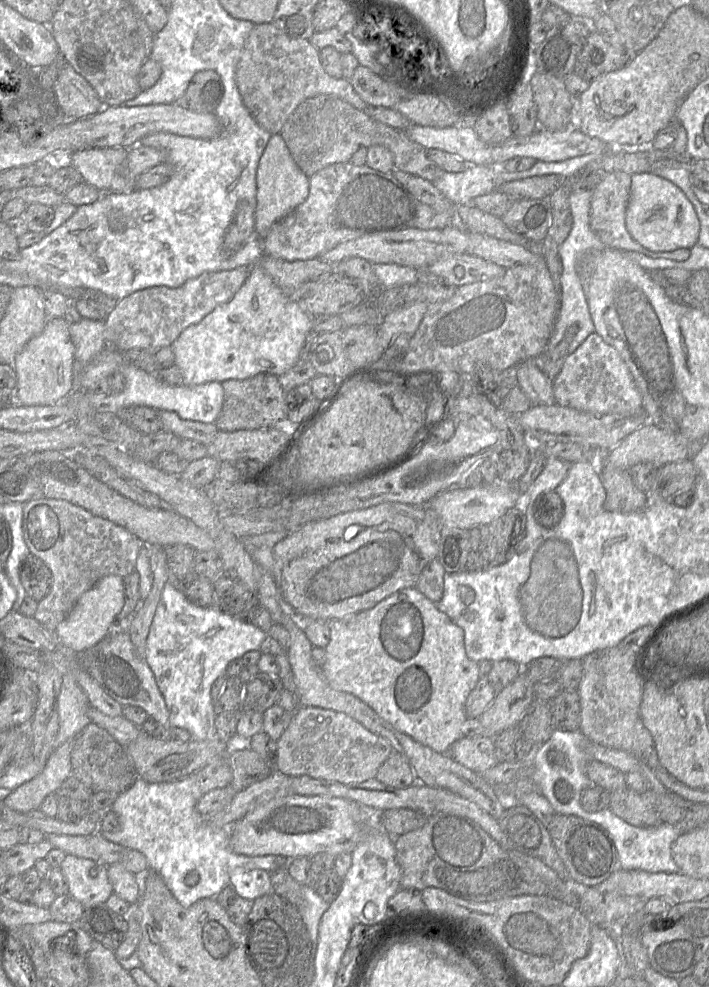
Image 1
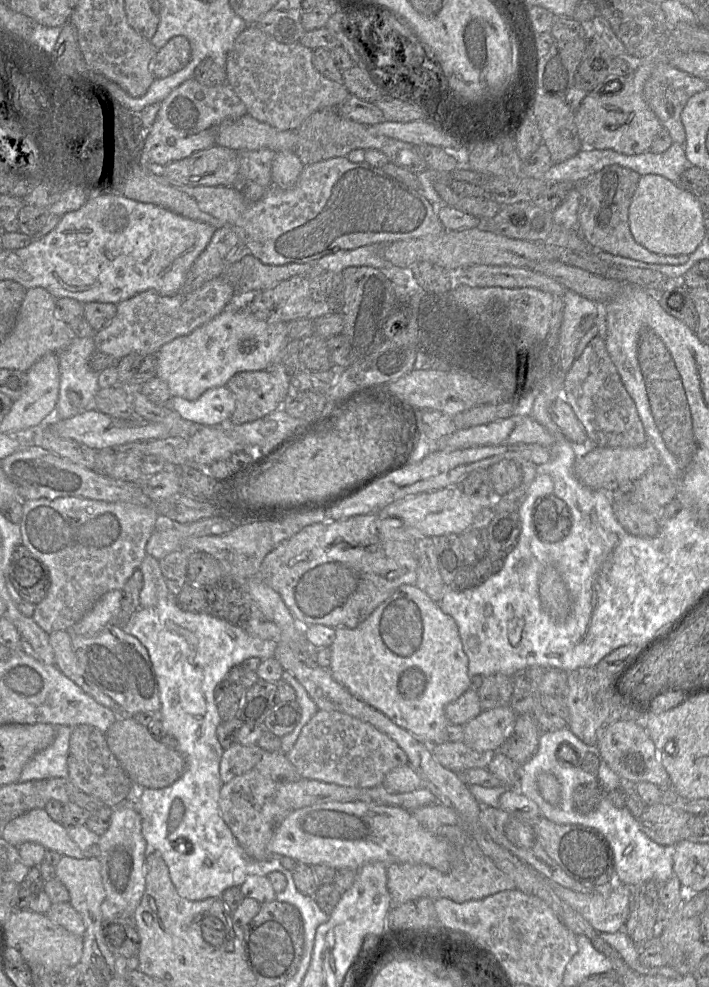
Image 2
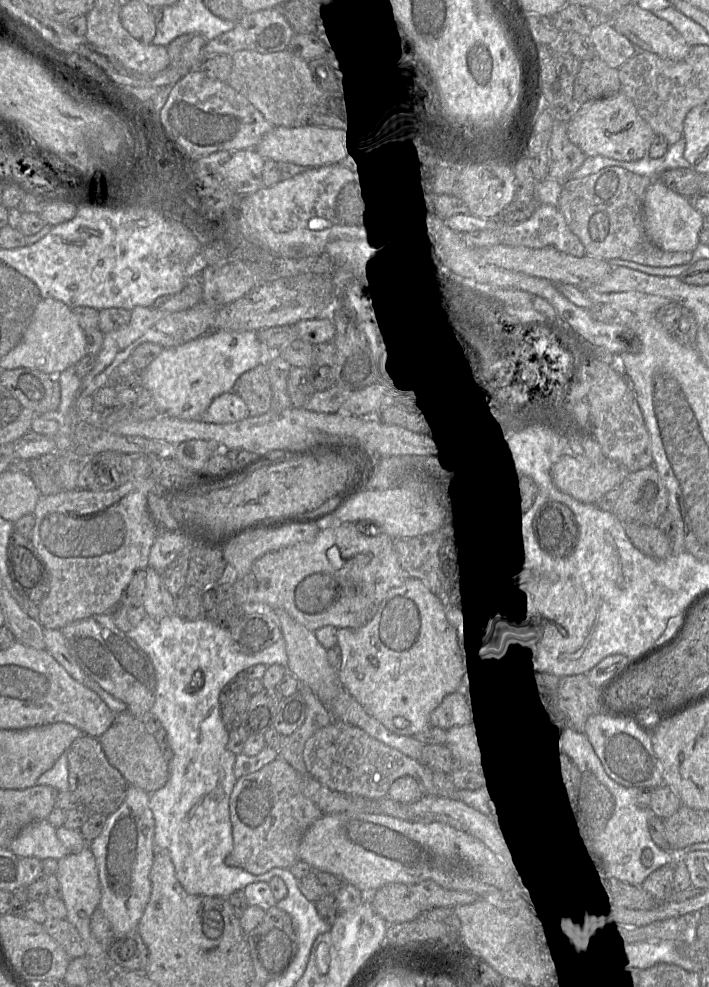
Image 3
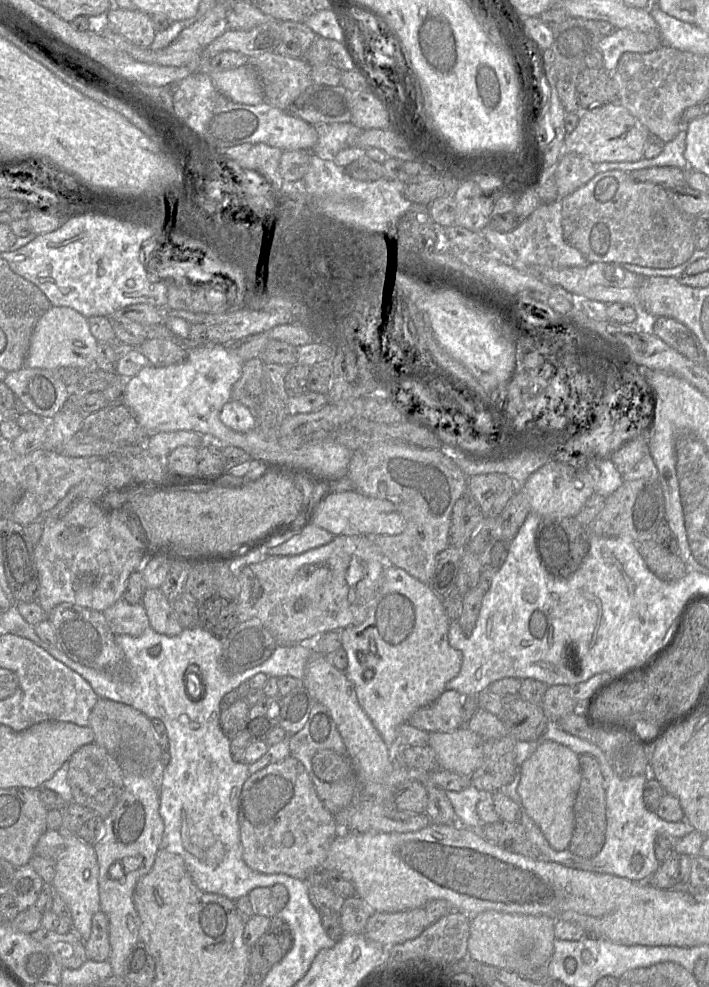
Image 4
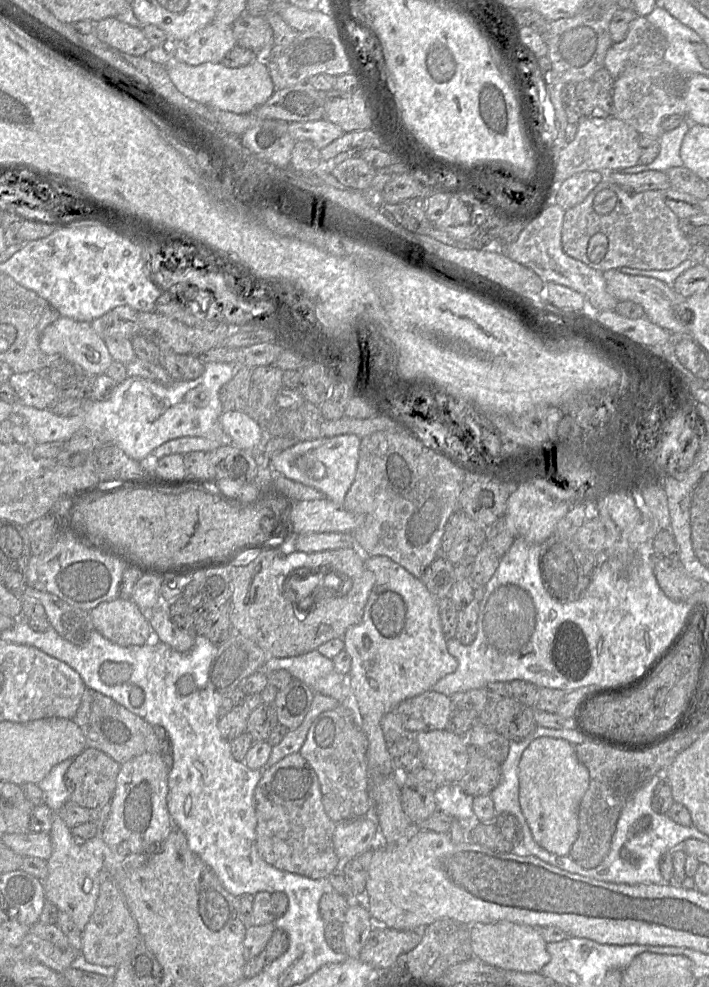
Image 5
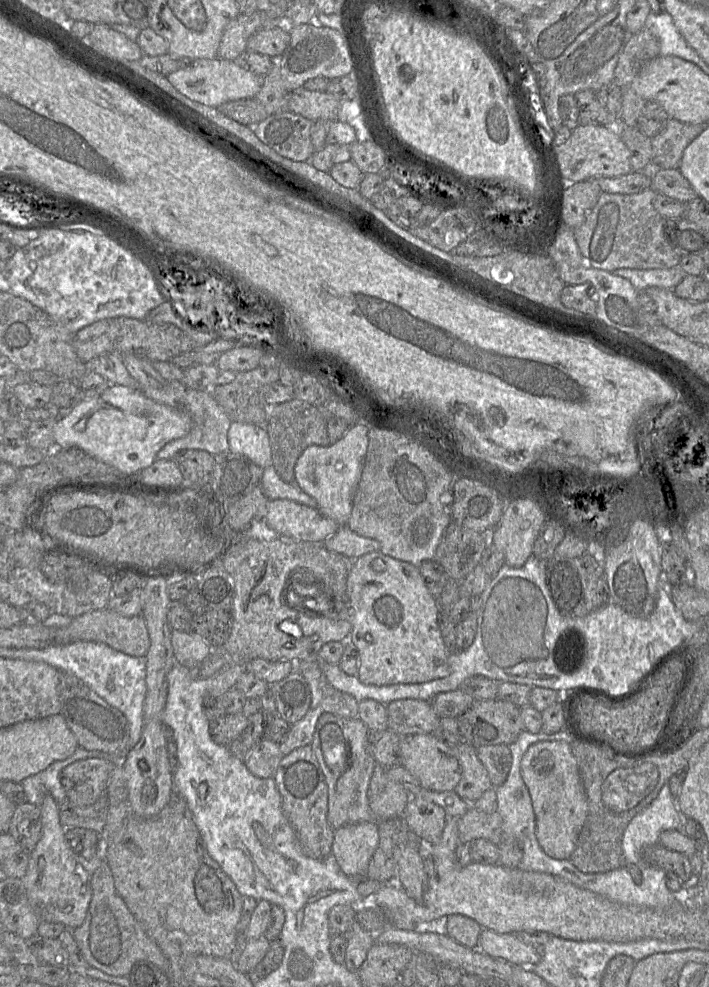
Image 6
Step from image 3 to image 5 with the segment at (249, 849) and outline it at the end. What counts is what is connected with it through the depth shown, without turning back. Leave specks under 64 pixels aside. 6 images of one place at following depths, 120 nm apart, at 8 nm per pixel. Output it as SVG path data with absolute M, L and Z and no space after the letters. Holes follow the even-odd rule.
M290 754L262 770L254 791L256 844L260 856L273 867L310 879L327 878L342 861L333 847L336 823L326 814L317 774L299 754Z

